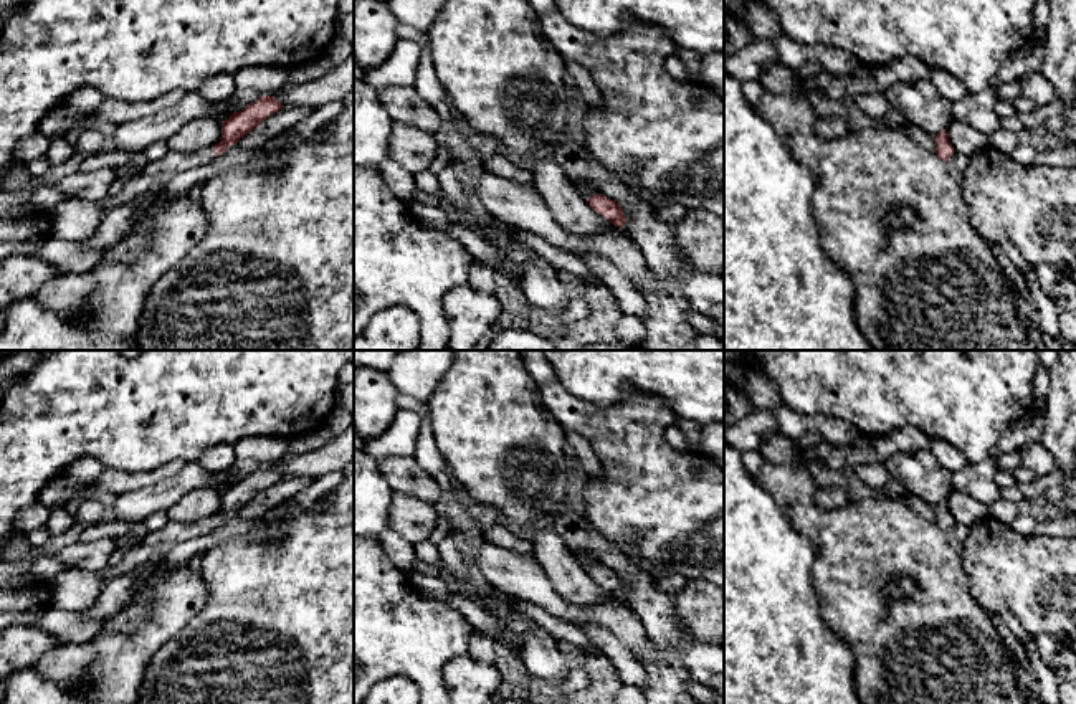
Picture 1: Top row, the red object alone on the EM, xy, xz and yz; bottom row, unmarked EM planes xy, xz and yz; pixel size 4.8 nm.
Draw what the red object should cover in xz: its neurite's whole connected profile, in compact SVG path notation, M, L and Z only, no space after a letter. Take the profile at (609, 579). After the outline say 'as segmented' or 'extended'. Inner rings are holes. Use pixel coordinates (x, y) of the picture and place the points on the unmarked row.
M600 564L592 565L592 567L585 568L585 570L590 573L590 577L598 585L610 590L615 597L620 597L620 598L625 597L626 587L623 583L621 577L615 570L610 570L608 567L600 565Z | as segmented

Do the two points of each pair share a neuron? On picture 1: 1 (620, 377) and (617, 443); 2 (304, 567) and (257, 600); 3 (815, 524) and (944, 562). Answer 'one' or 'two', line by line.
1: two
2: one
3: one

